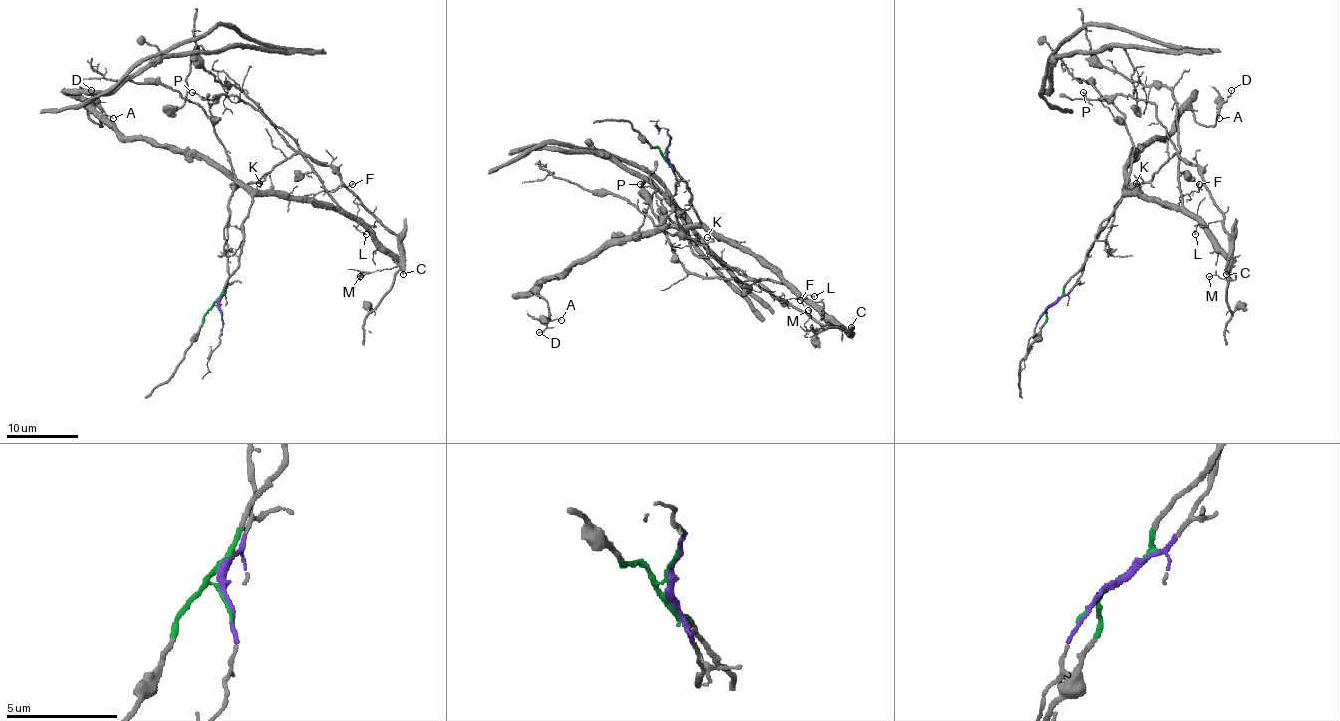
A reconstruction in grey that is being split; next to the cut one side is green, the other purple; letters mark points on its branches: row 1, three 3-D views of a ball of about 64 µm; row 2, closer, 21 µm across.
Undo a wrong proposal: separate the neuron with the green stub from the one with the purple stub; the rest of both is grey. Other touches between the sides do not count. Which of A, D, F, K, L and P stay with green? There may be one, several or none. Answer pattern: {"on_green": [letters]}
{"on_green": ["A", "D", "L"]}

